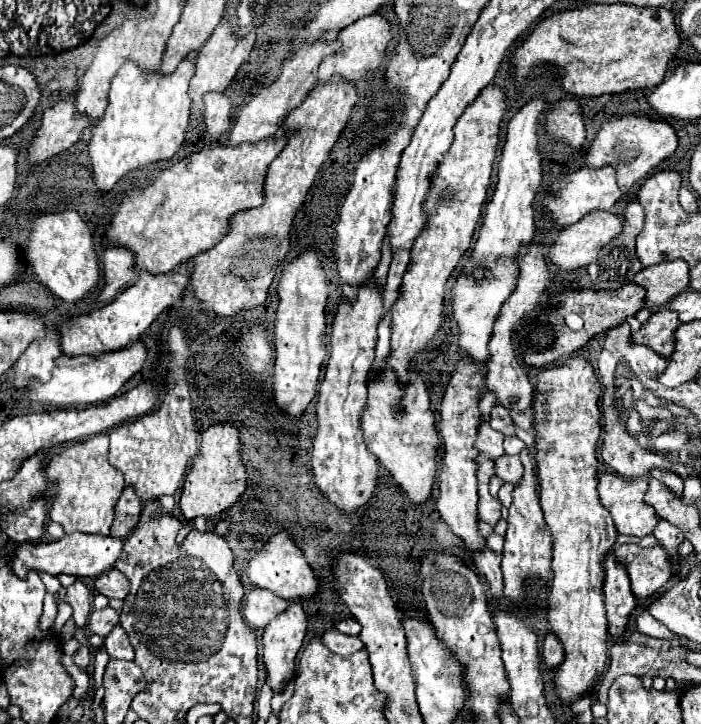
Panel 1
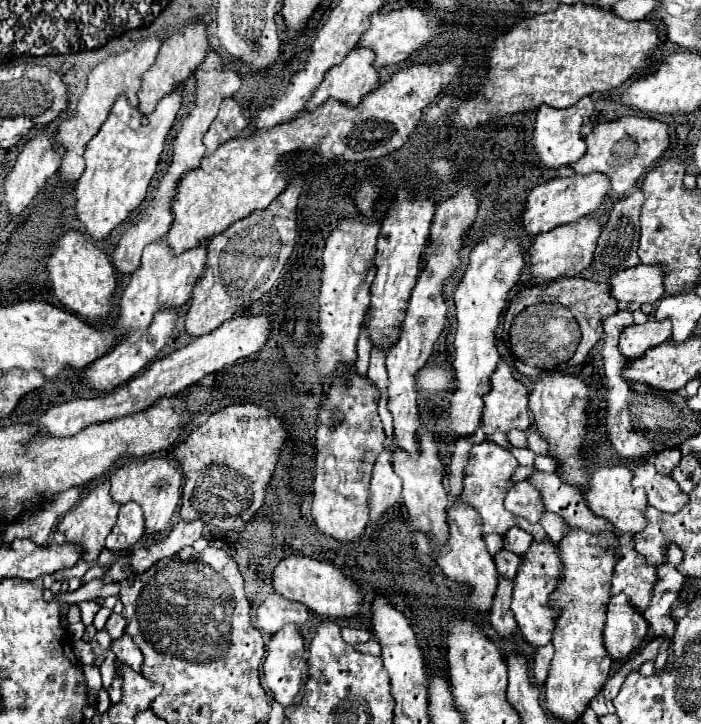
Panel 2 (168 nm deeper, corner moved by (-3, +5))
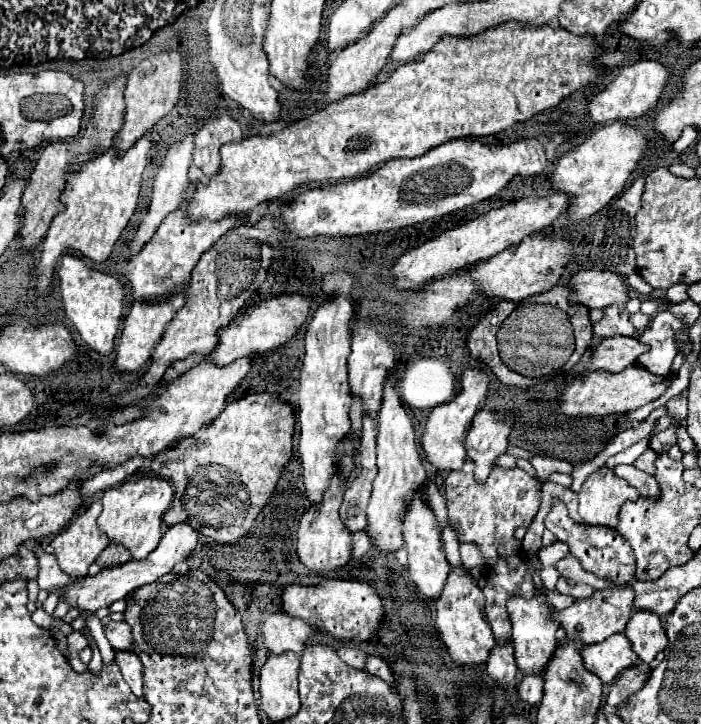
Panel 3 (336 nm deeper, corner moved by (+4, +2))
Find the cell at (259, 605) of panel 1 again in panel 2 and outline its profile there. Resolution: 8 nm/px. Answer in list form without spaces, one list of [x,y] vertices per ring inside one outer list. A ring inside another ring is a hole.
[[[272,592],[260,606],[256,612],[256,622],[258,628],[264,634],[274,634],[278,632],[282,626],[286,624],[296,624],[302,626],[308,618],[308,608],[300,602],[290,602],[286,598],[282,598],[280,594]]]

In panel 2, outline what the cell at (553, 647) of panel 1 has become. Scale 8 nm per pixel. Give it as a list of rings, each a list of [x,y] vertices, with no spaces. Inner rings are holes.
[[[546,644],[546,646],[540,646],[536,650],[536,656],[534,656],[534,678],[544,684],[546,676],[548,676],[548,668],[550,668],[550,660],[554,656],[554,646],[552,644]]]

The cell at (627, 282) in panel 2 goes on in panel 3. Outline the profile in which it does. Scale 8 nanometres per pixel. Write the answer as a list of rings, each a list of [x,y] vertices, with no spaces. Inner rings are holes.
[[[579,271],[575,275],[571,275],[569,279],[569,287],[571,287],[571,305],[581,303],[587,309],[603,309],[611,303],[627,303],[629,301],[629,287],[625,283],[625,279],[621,275],[609,275],[609,271]]]

